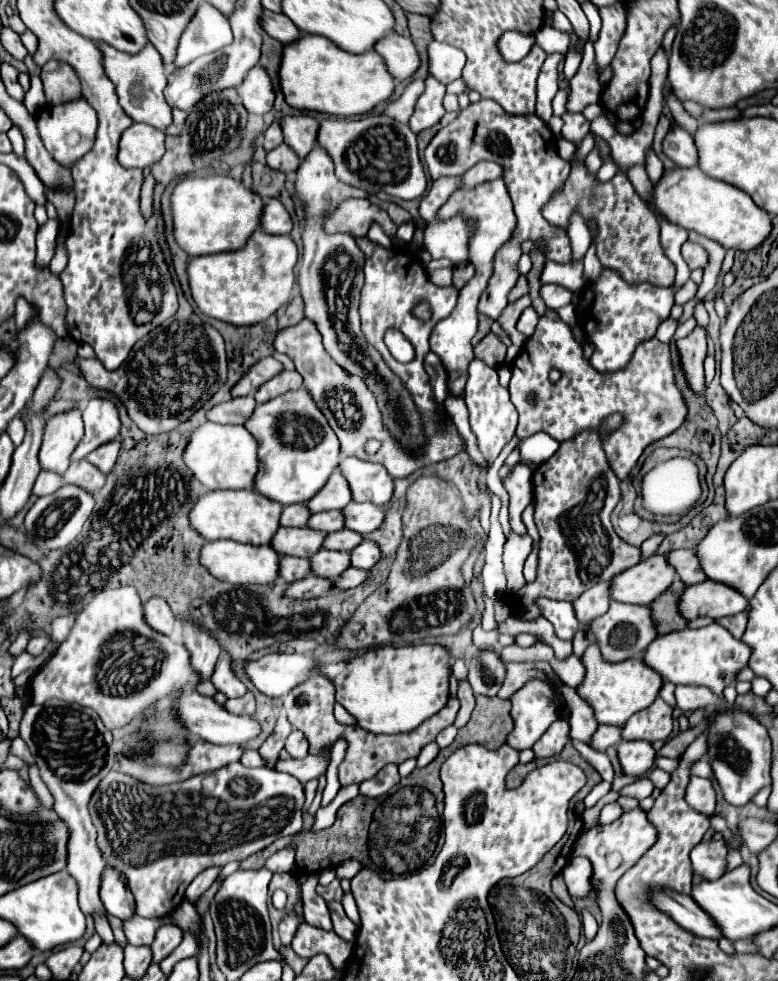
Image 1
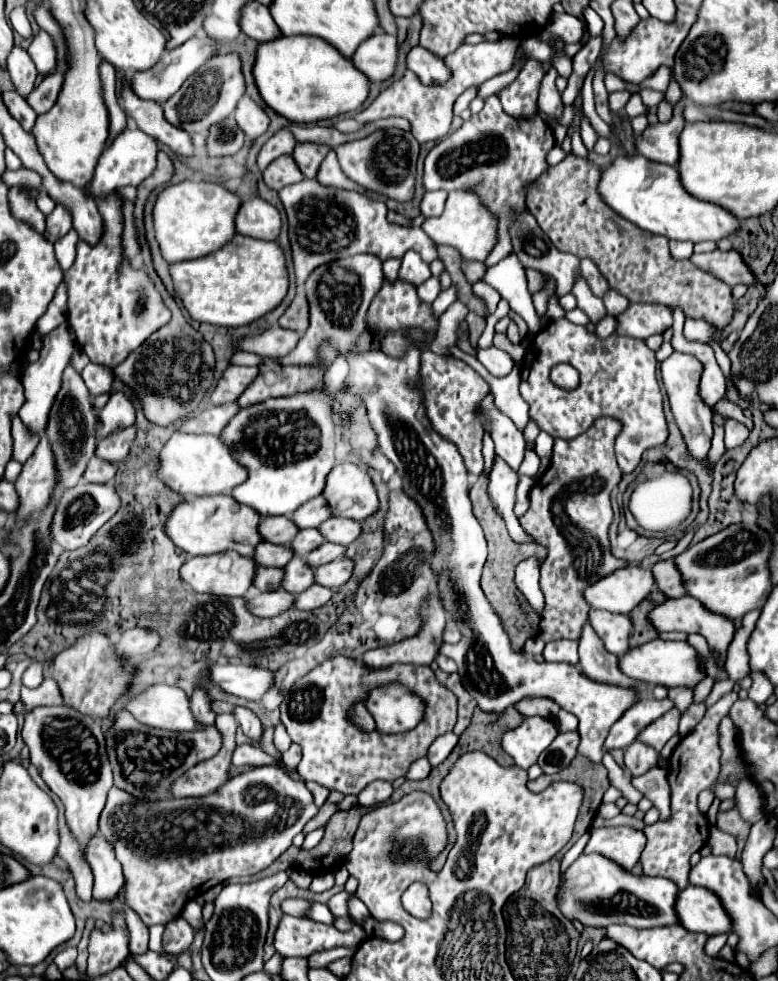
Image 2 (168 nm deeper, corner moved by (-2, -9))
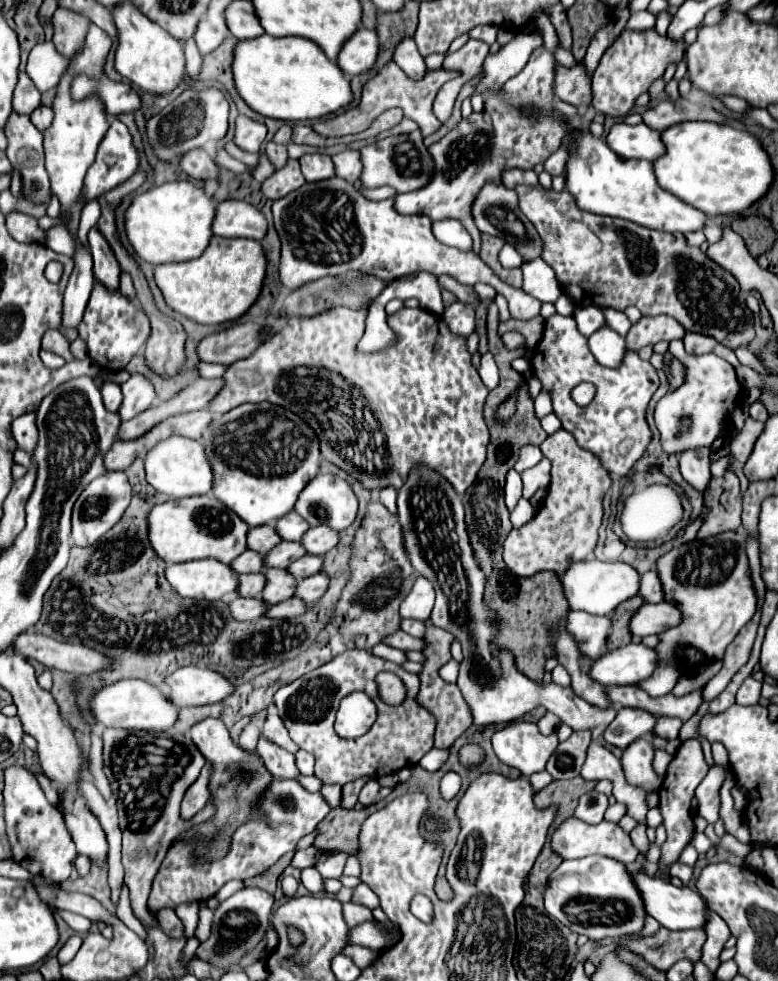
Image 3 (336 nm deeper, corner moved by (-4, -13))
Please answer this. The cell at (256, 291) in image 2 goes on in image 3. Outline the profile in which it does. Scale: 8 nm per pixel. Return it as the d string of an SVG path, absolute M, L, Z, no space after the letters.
M211 237L201 257L181 263L163 263L153 269L165 303L197 323L217 325L241 317L257 299L265 279L265 255L259 241Z

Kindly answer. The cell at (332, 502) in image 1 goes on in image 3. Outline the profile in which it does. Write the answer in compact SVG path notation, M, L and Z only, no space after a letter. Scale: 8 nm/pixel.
M287 513L273 523L273 529L279 533L283 541L299 541L303 533L309 529L309 525L297 513Z

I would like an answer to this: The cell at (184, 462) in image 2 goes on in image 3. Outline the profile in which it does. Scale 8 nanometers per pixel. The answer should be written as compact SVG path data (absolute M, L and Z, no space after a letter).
M171 435L169 439L159 441L151 451L147 451L143 463L145 463L147 483L155 491L159 491L171 499L181 499L181 497L189 497L189 495L205 495L213 487L213 471L209 467L203 445L199 441Z

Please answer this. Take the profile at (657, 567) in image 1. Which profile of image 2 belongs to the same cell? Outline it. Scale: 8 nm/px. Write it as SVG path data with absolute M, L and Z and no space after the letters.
M629 565L611 573L585 589L585 599L593 609L611 613L631 613L655 587L655 577L649 569Z

